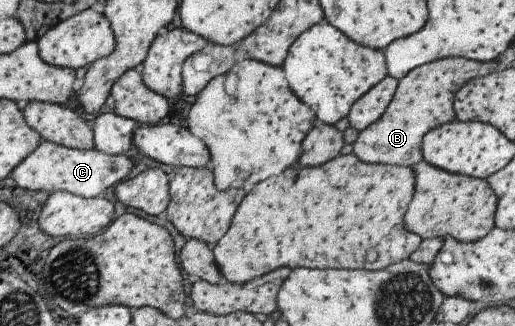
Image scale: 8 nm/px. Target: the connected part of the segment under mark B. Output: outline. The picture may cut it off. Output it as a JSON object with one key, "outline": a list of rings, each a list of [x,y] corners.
{"outline":[[[446,57],[413,68],[401,79],[397,80],[397,87],[392,100],[388,103],[382,116],[376,122],[370,124],[370,126],[359,131],[356,140],[352,143],[351,153],[365,163],[382,163],[401,167],[411,167],[413,164],[416,164],[422,160],[421,138],[426,132],[438,125],[449,123],[455,118],[453,98],[456,91],[469,80],[489,75],[494,70],[498,70],[496,62],[497,59],[478,62],[472,59],[465,59],[464,57]]]}

